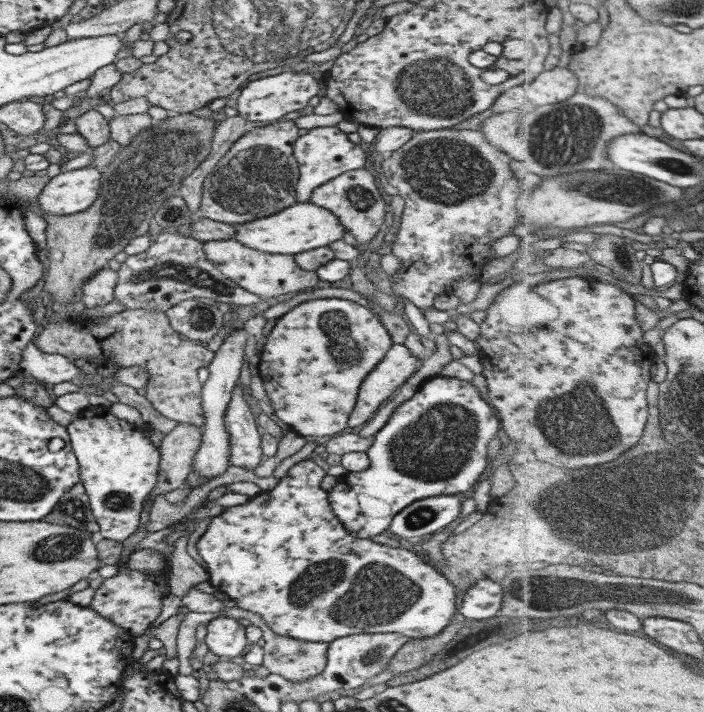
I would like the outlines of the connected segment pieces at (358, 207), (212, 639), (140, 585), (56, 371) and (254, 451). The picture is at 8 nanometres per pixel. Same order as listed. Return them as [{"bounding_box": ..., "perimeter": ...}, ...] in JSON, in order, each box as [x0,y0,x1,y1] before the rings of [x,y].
[{"bounding_box":[309,168,386,246],"perimeter":[[[364,168],[350,170],[318,186],[312,192],[309,202],[336,215],[350,240],[360,246],[370,243],[379,232],[386,216],[386,204],[376,187],[375,178]]]},{"bounding_box":[205,615,249,660],"perimeter":[[[230,615],[218,616],[208,623],[205,642],[215,655],[228,660],[240,655],[249,643],[245,626]]]},{"bounding_box":[89,554,172,636],"perimeter":[[[162,554],[161,558],[163,558],[166,568],[161,573],[152,572],[152,570],[147,569],[124,569],[110,578],[103,579],[96,587],[96,594],[89,606],[98,614],[104,616],[104,618],[110,619],[116,626],[121,626],[124,630],[130,631],[134,636],[140,636],[144,631],[152,628],[154,620],[162,612],[162,600],[169,595],[169,584],[166,579],[172,573],[171,557],[172,554]]]},{"bounding_box":[19,342,87,387],"perimeter":[[[34,342],[23,348],[19,367],[27,378],[47,387],[87,376],[80,373],[74,361],[61,354],[42,352]]]},{"bounding_box":[225,383,266,470],"perimeter":[[[238,383],[232,391],[231,401],[225,412],[225,425],[230,437],[230,464],[254,470],[266,458],[261,447],[261,436],[256,421],[243,395],[244,388]]]}]

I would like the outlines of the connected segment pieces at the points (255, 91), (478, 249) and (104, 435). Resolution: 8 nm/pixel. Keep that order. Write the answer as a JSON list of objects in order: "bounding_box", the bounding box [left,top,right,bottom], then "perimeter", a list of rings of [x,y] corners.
[{"bounding_box":[233,72,320,126],"perimeter":[[[282,72],[249,82],[233,103],[237,108],[237,114],[248,120],[252,126],[260,122],[274,122],[290,112],[306,108],[310,98],[314,98],[318,90],[320,90],[318,81],[309,72]]]},{"bounding_box":[387,129,522,279],"perimeter":[[[457,129],[418,131],[406,144],[387,157],[390,159],[389,184],[398,190],[406,202],[392,247],[392,254],[401,260],[404,270],[414,262],[434,264],[450,254],[470,258],[466,260],[466,275],[472,275],[475,279],[480,276],[482,266],[499,258],[493,256],[492,244],[498,238],[516,234],[516,228],[520,226],[516,202],[522,195],[518,186],[520,180],[512,173],[511,158],[492,146],[483,132]]]},{"bounding_box":[66,410,160,542],"perimeter":[[[106,410],[94,416],[80,413],[66,430],[99,533],[104,539],[123,542],[138,529],[145,498],[157,485],[160,452],[148,437],[148,428],[116,418]]]}]

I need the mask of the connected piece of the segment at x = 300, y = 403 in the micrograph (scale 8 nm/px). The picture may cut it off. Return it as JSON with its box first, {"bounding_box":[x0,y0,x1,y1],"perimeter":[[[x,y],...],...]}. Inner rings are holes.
{"bounding_box":[259,298,393,438],"perimeter":[[[317,298],[292,308],[276,321],[259,353],[259,375],[276,416],[302,436],[324,438],[344,430],[355,407],[360,385],[393,345],[390,333],[372,310],[352,300]]]}

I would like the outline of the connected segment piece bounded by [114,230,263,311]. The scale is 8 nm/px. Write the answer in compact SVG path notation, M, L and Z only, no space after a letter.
M164 230L154 238L148 250L129 255L117 270L114 298L127 310L168 311L179 302L190 298L208 298L228 305L257 304L259 298L226 278L215 264L206 259L202 242L179 235L176 231Z

